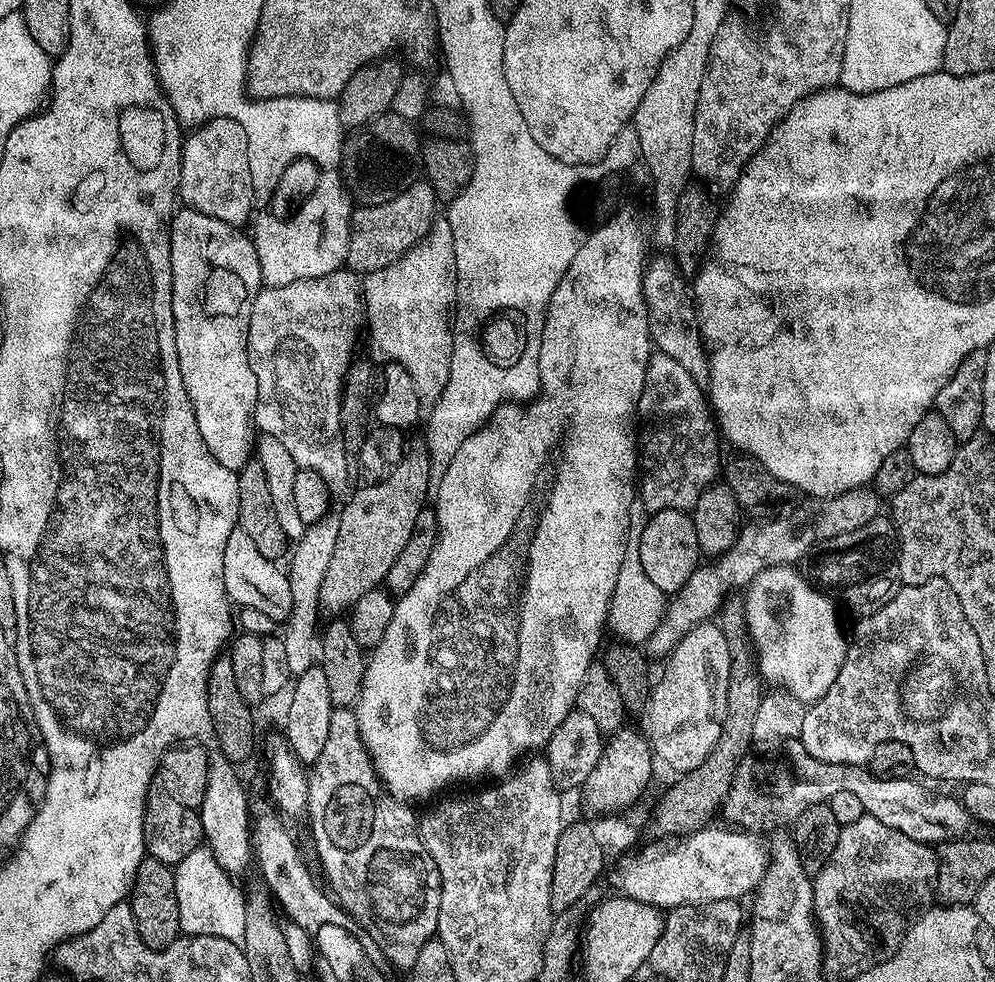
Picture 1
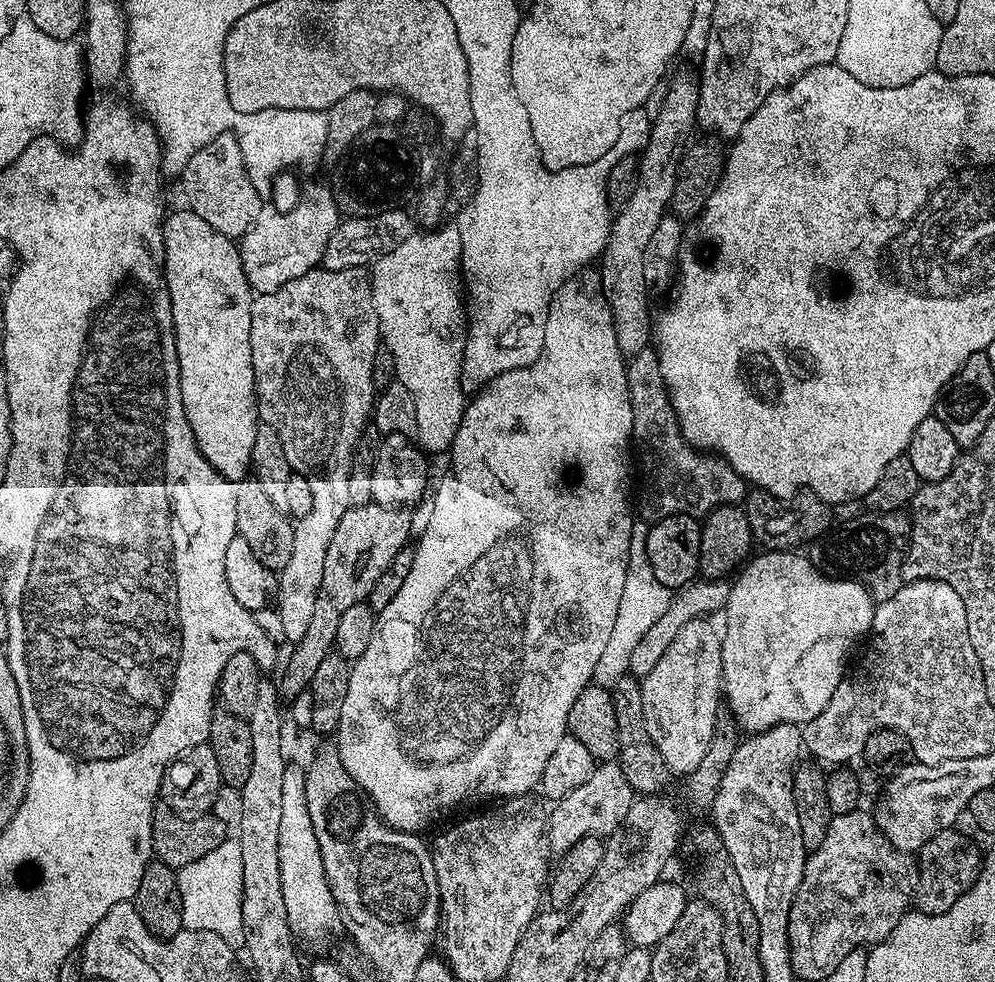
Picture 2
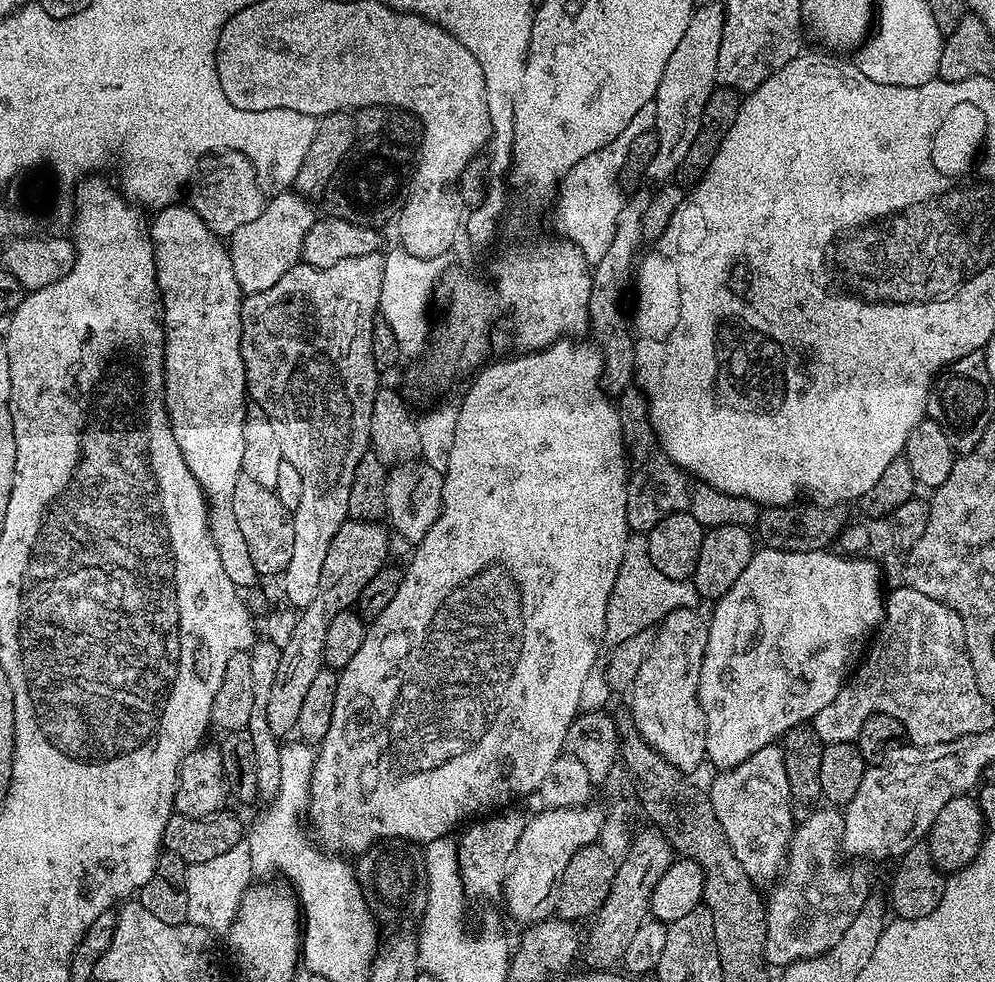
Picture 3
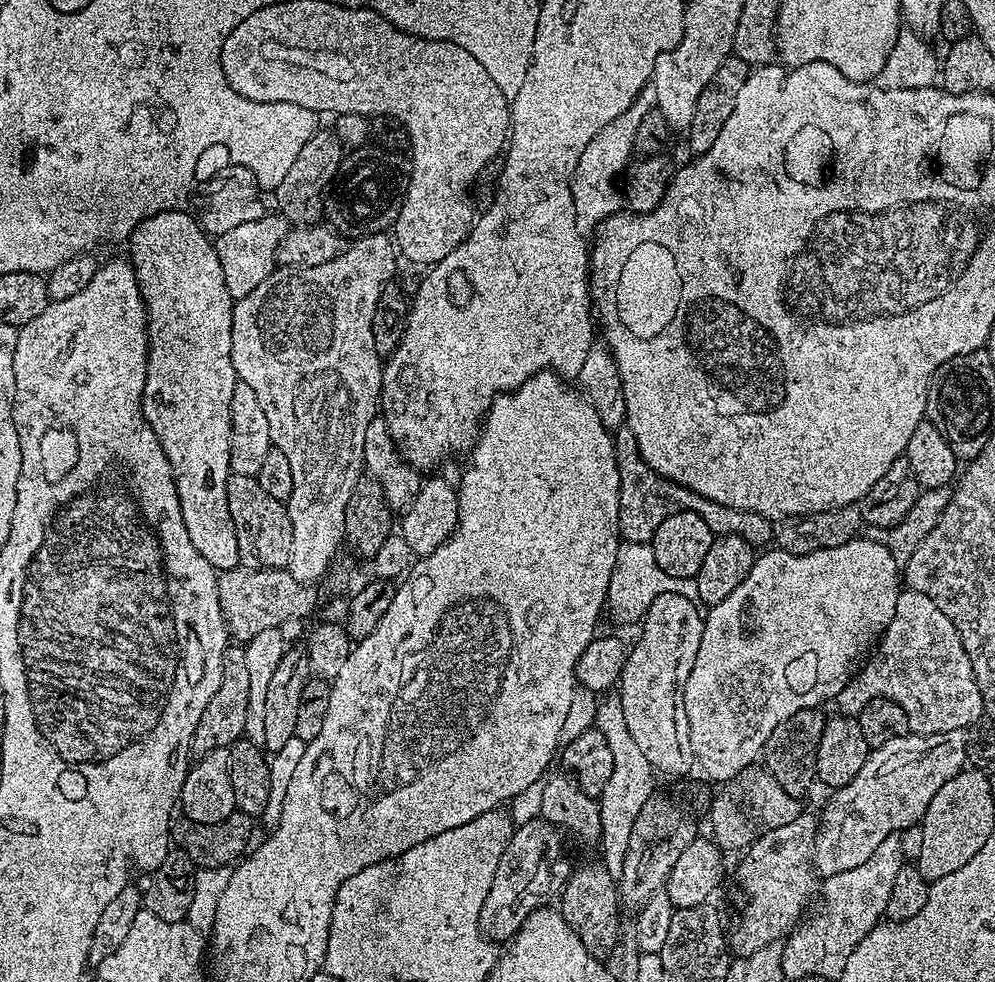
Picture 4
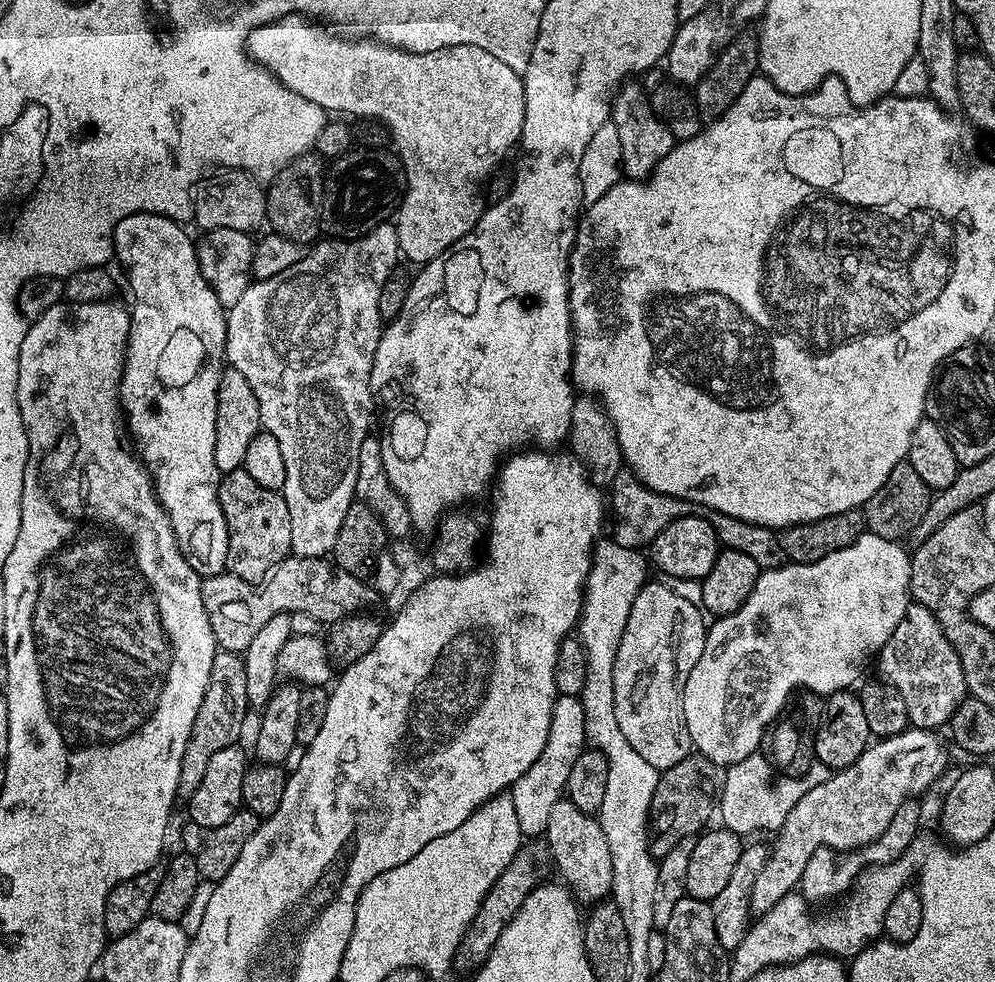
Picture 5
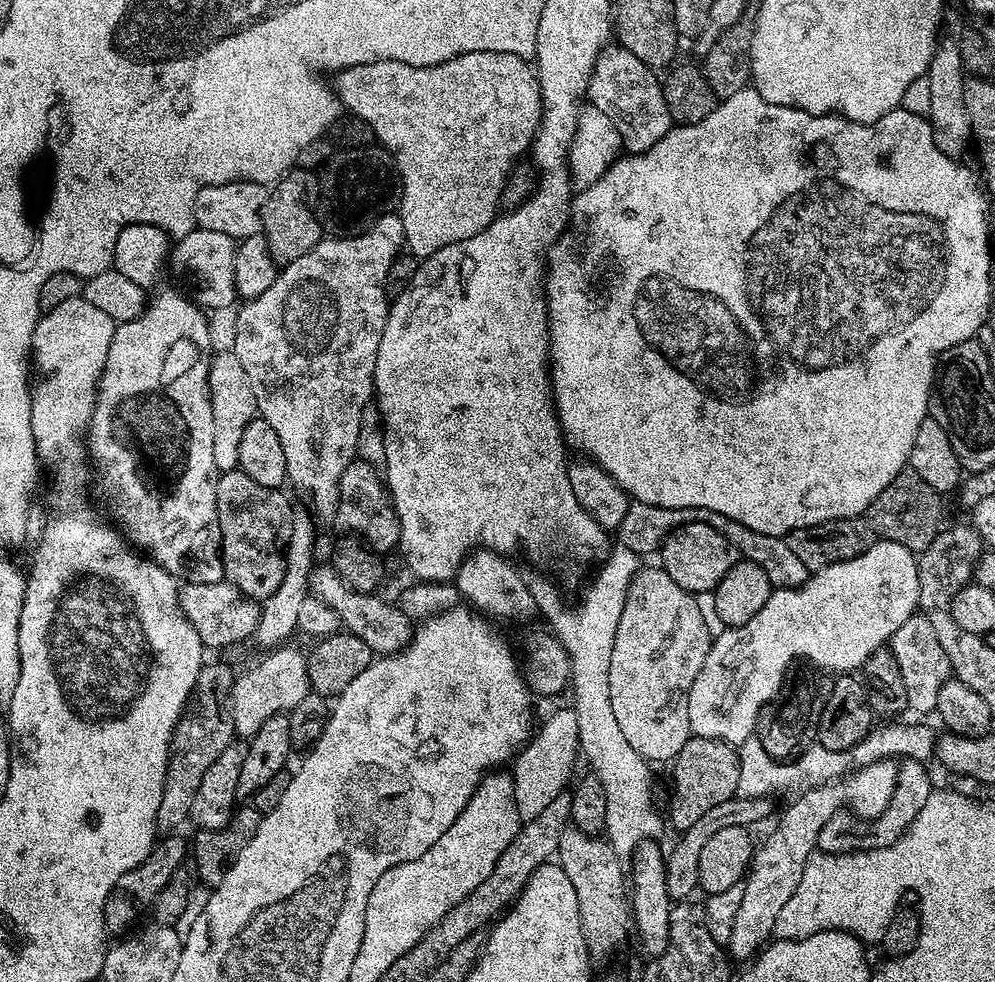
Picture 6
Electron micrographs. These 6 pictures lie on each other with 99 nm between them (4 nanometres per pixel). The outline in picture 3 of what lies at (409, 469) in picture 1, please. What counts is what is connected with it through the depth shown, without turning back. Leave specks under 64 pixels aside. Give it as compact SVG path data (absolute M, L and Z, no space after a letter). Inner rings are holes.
M352 519L345 520L338 534L334 534L334 542L330 542L330 550L326 550L322 574L318 577L318 594L314 594L314 598L307 606L299 609L296 625L290 634L290 642L286 642L286 646L280 650L278 678L274 678L274 686L270 686L270 698L266 698L266 722L270 722L270 730L277 738L295 733L298 713L310 687L310 681L320 673L321 668L325 667L324 643L326 633L330 630L330 622L334 622L334 618L338 618L340 612L349 611L359 601L362 590L366 590L366 582L370 582L370 578L374 578L374 574L378 574L378 570L385 567L387 560L384 559L388 556L388 536L390 537L389 529L383 523L375 520Z

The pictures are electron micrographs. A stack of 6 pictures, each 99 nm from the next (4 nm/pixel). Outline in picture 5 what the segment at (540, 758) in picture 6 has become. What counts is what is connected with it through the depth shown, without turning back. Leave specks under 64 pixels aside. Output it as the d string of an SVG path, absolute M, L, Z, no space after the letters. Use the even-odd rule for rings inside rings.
M557 695L550 722L550 734L546 746L542 746L542 754L538 754L538 762L518 778L510 789L514 802L514 810L518 817L521 837L540 838L548 831L550 810L565 795L570 769L578 760L586 747L586 714L582 711L579 696Z

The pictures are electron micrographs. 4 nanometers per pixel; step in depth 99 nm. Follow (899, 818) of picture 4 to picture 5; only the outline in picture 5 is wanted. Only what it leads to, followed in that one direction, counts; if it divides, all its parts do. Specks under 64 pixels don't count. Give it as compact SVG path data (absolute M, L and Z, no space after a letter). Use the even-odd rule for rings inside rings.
M910 726L897 736L877 739L869 743L867 750L850 766L833 771L826 782L806 790L798 806L786 814L786 822L782 822L775 833L776 841L770 844L766 866L762 866L762 874L758 874L754 880L750 894L751 911L756 914L769 912L782 897L793 891L800 883L806 862L810 862L810 854L819 848L855 850L873 844L884 833L886 826L890 826L900 807L916 798L919 792L926 791L943 774L944 767L950 764L949 749L946 744L944 748L943 742L936 736L939 735L935 731Z

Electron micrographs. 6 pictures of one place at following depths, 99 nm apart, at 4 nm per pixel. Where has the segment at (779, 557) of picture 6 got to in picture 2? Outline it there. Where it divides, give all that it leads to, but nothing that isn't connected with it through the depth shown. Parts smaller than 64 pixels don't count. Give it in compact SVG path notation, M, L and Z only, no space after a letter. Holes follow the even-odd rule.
M651 347L642 349L638 355L631 357L627 361L628 365L628 389L630 390L630 402L632 403L632 440L634 441L634 448L640 451L640 504L638 500L638 516L641 521L655 522L662 518L670 518L671 516L694 516L703 518L708 513L713 512L715 508L721 508L727 504L734 504L737 506L743 505L744 499L748 497L750 485L747 480L742 479L731 466L724 461L724 459L715 454L709 454L707 451L694 448L688 443L686 437L682 434L680 423L676 417L675 410L672 409L672 399L668 397L668 387L664 385L664 375L660 369L660 357L656 355Z

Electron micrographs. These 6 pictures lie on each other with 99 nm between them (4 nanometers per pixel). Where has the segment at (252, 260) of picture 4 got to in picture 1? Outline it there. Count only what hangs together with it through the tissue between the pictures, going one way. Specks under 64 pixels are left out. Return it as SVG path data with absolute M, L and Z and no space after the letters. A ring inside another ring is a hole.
M324 170L319 175L304 205L289 220L257 215L251 225L250 235L258 254L260 279L267 287L290 286L295 280L322 278L322 274L345 267L354 201L348 195L339 171Z

